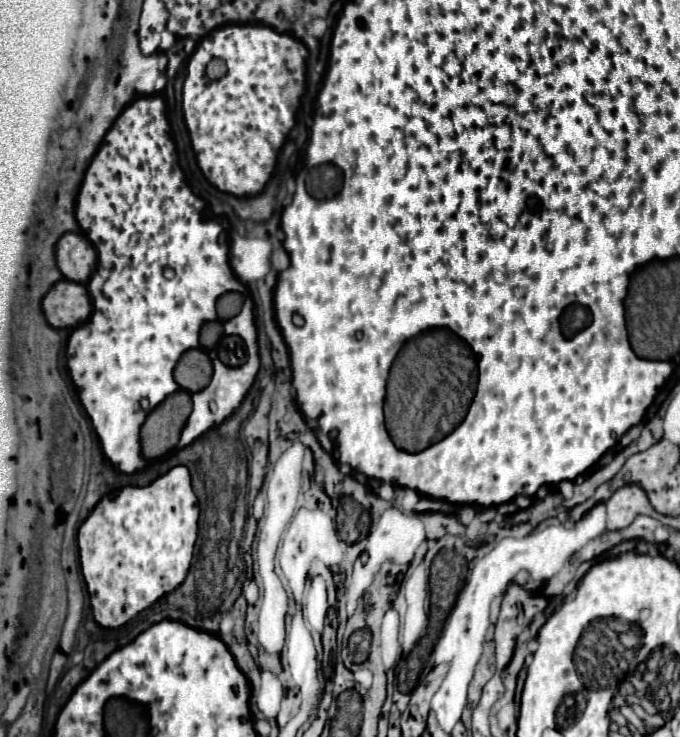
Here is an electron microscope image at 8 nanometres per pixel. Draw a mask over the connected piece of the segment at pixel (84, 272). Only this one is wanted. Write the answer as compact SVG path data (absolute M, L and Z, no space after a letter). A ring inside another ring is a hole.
M68 232L58 240L56 246L56 262L60 272L74 282L86 284L94 272L98 254L94 250L94 244L78 232Z

